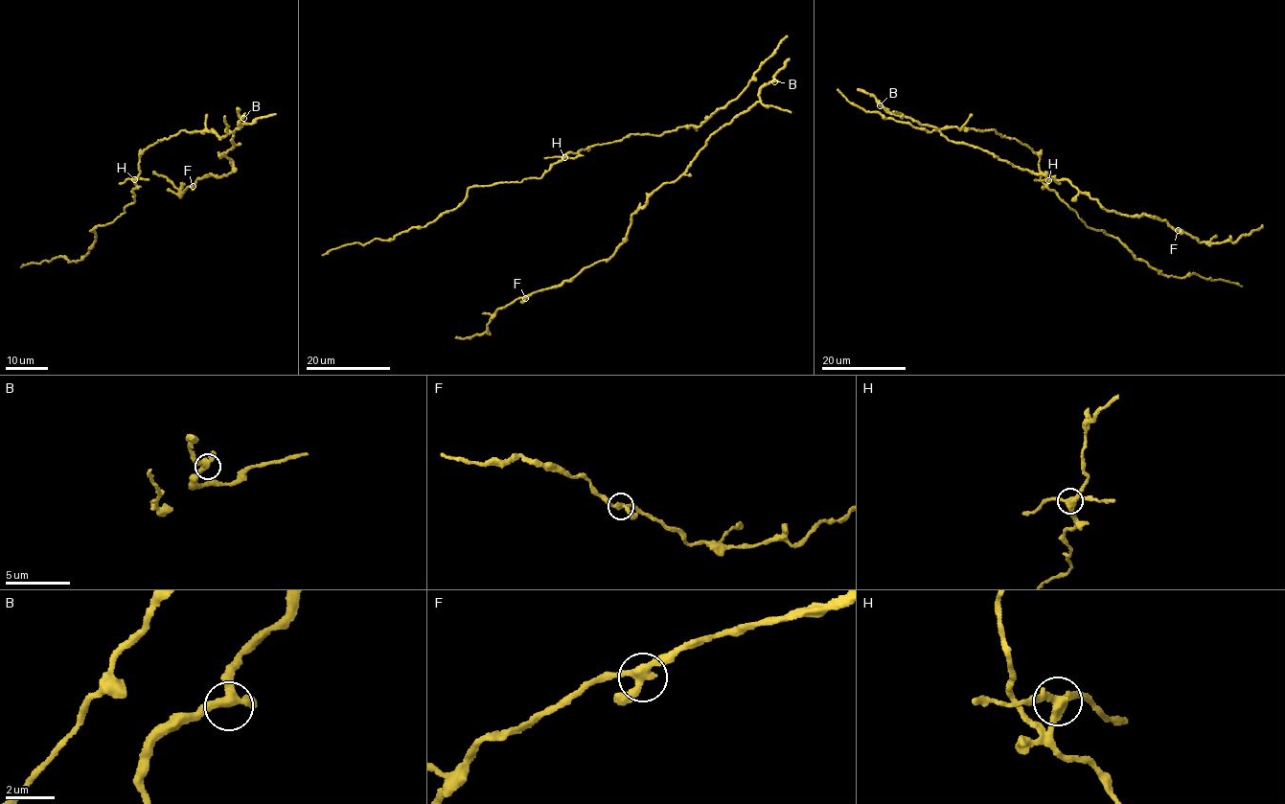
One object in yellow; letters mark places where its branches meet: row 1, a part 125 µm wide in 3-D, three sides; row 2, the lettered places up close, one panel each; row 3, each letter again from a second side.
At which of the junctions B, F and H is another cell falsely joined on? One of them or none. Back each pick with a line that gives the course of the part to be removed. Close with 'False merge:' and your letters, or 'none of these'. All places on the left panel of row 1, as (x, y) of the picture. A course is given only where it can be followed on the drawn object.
H: course (134, 179), (127, 178), (119, 183)
False merge: H

